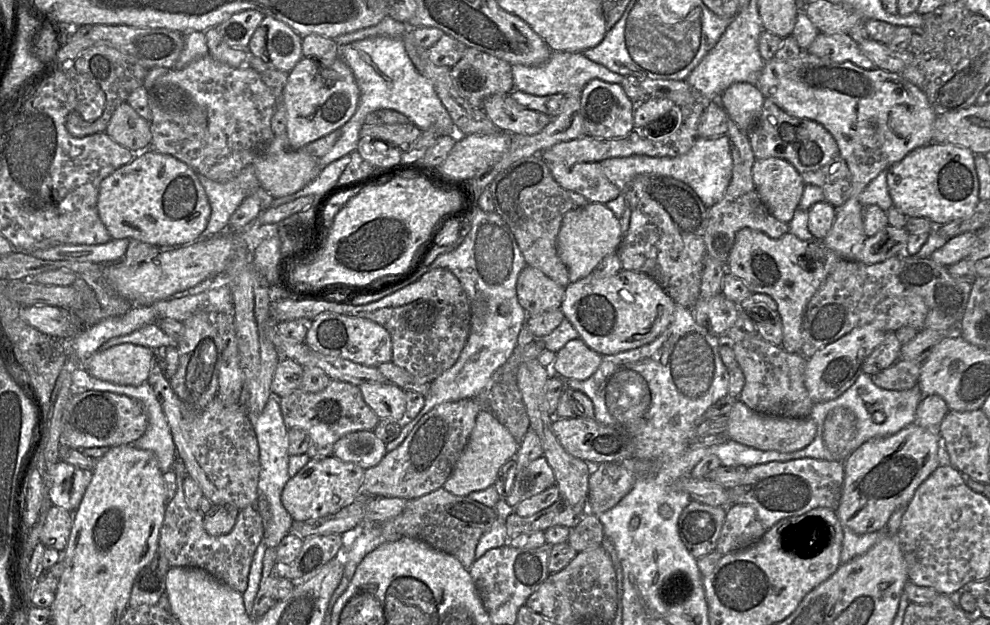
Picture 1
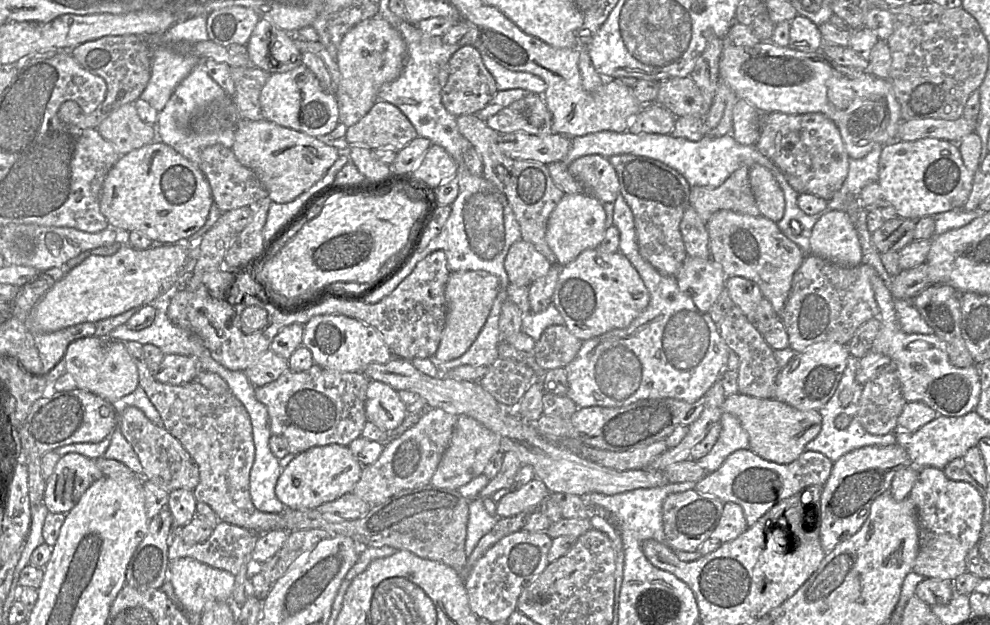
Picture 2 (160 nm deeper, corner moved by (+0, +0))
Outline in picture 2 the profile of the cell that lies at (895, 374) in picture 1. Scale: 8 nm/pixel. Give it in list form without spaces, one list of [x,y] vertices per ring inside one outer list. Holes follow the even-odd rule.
[[[896,371],[883,372],[864,385],[857,419],[872,435],[893,433],[898,430],[898,417],[906,403]]]

